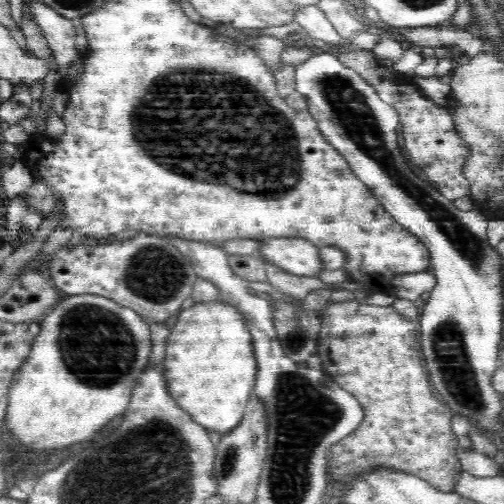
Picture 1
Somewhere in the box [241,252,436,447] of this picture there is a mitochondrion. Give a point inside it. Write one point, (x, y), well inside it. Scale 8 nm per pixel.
(296, 339)

